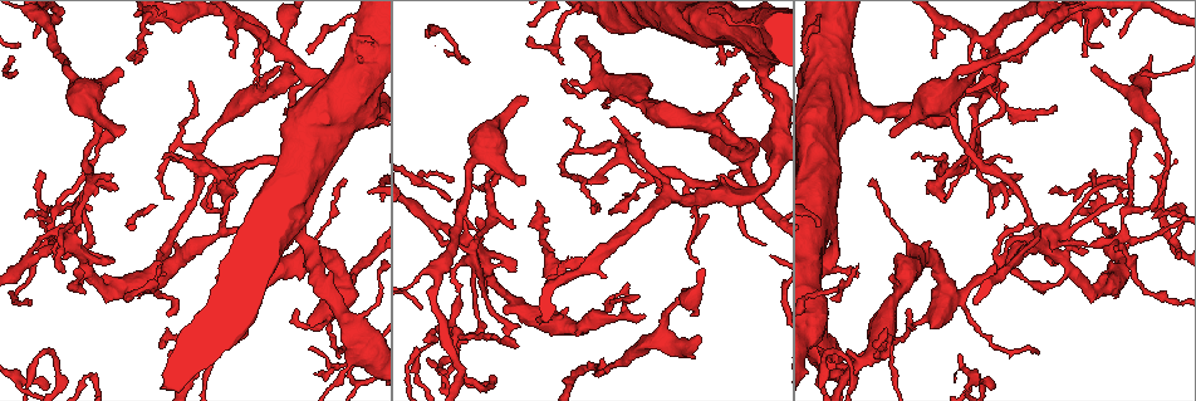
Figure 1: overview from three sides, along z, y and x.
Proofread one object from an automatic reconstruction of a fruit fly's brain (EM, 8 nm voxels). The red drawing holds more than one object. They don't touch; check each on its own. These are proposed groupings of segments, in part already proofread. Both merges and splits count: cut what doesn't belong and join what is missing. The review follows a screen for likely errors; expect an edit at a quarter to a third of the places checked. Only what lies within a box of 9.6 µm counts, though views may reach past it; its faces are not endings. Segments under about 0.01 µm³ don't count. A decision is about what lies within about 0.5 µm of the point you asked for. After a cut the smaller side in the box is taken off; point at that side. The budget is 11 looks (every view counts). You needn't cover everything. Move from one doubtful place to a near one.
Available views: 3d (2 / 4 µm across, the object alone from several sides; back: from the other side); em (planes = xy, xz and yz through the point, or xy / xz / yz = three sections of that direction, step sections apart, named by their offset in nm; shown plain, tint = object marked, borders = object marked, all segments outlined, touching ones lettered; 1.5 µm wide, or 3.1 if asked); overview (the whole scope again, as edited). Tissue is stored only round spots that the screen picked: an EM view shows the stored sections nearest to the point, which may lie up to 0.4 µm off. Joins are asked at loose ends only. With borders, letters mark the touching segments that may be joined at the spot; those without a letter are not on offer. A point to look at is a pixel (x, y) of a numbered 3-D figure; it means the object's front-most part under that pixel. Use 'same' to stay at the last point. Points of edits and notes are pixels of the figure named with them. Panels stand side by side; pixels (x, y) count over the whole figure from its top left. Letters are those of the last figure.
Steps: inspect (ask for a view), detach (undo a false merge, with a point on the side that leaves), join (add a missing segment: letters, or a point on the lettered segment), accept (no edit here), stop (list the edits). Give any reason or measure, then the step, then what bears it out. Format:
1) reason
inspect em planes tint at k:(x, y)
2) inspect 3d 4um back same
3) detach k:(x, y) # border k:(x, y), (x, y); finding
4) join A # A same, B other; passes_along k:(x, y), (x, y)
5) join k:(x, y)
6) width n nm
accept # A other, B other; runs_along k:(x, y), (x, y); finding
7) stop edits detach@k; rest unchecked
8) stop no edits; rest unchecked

abrupt turn
inspect em planes borders at 1:(50, 349)

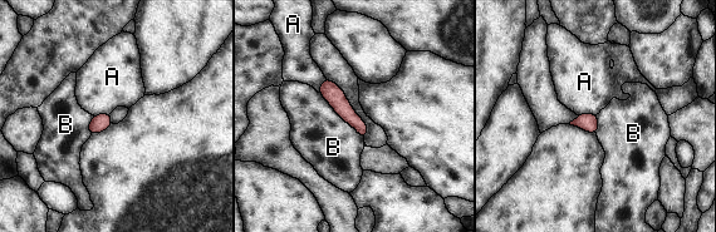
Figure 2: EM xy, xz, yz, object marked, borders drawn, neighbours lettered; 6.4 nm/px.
accept # A other, B other; border 2:(596, 113), (580, 113), (578, 116); one neuron here

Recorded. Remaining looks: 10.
free end
inspect 3d 2um at 1:(980, 71)

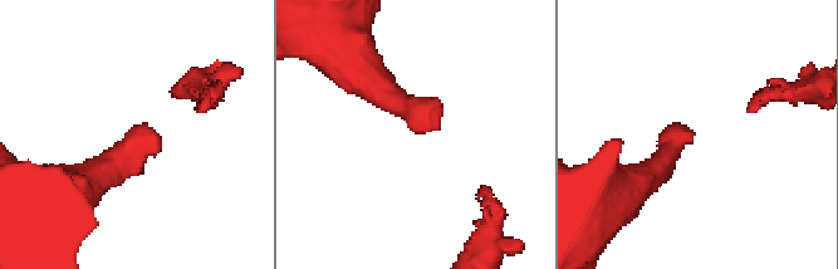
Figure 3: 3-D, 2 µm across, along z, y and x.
shape alone is not enough
inspect em planes borders at 3:(160, 138)

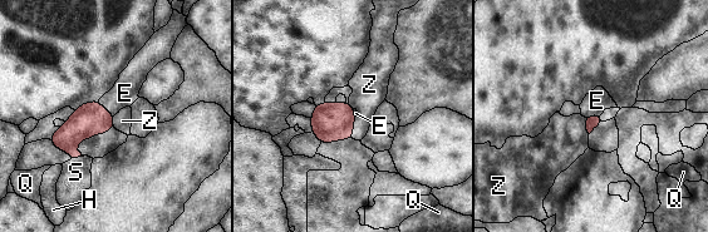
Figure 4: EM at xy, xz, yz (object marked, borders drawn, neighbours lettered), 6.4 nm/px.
join 4:(124, 93) # E same, H other, Q other, S other, Z other; passes_along 4:(89, 119), (104, 108), (124, 93); it goes on there

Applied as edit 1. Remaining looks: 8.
inspect overview

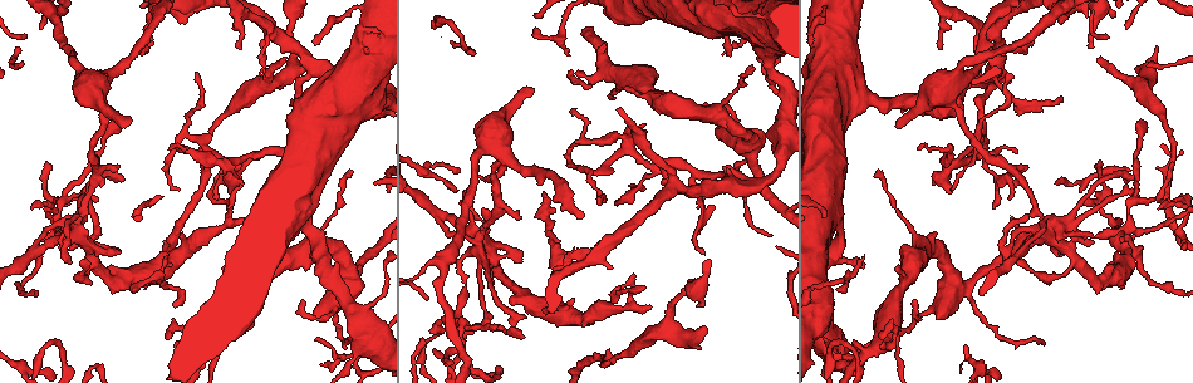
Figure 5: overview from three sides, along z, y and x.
an open end
inspect 3d 4um at 5:(698, 346)

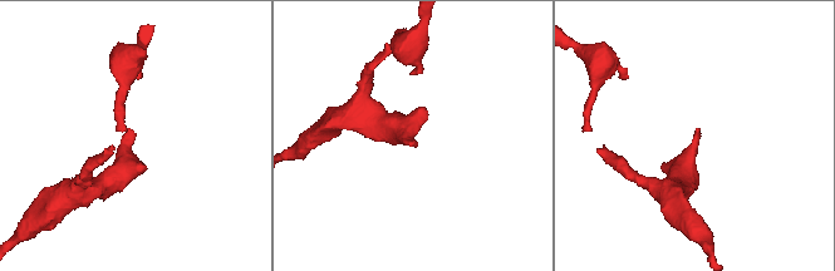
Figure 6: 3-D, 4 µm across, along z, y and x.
inspect em xy step 8 borders at 6:(410, 143)

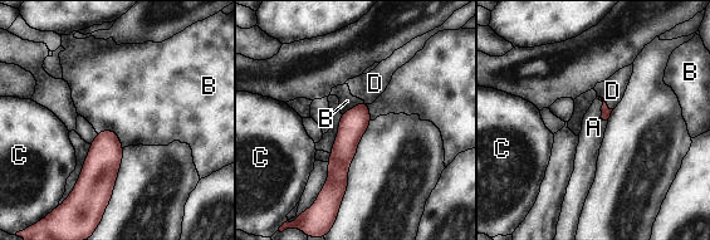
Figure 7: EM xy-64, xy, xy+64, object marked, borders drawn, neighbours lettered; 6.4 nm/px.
join 7:(612, 91) # A other, B other, C other, D same; the neuron continues

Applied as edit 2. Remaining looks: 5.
free end
inspect em xy step 4 tint at 5:(951, 193)

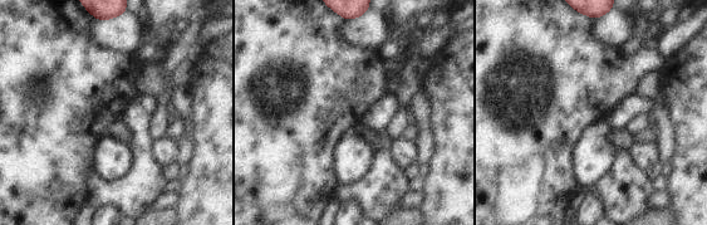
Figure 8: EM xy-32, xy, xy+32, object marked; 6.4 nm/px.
inspect em yz step 8 borders same

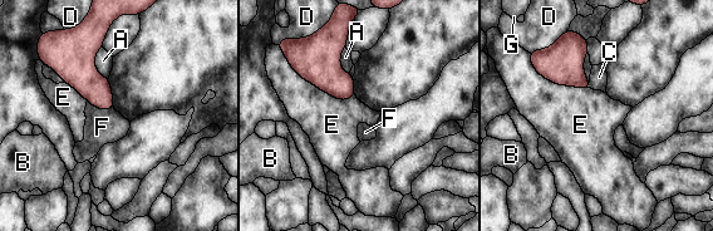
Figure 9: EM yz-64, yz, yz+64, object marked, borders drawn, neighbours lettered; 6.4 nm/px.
accept # A other, B other, C other, D other, E other, F other, G other; border 9:(87, 101), (103, 109), (113, 108); none of them fits

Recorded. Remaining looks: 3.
sharp bend
inspect em xy step 8 borders at 5:(55, 230)

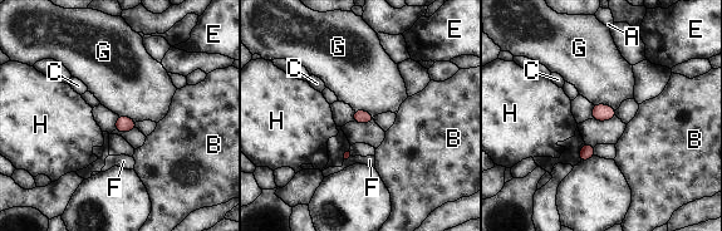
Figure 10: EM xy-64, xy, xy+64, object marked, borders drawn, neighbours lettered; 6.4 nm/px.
inspect em planes borders same

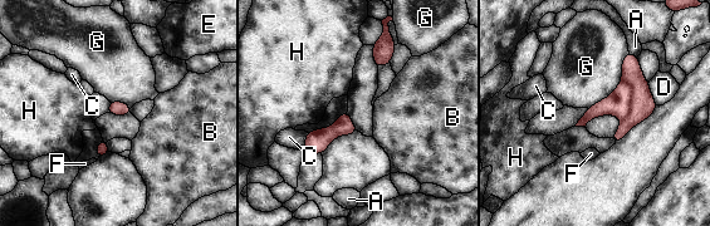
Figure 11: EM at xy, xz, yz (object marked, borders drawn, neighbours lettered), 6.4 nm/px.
width 100 nm
detach 11:(644, 104) # A other, B other, C other, D other, E other, F other, G other, H other; two neurons meet here

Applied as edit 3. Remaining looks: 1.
stop edits join@4, join@7, detach@11; rest unchecked

